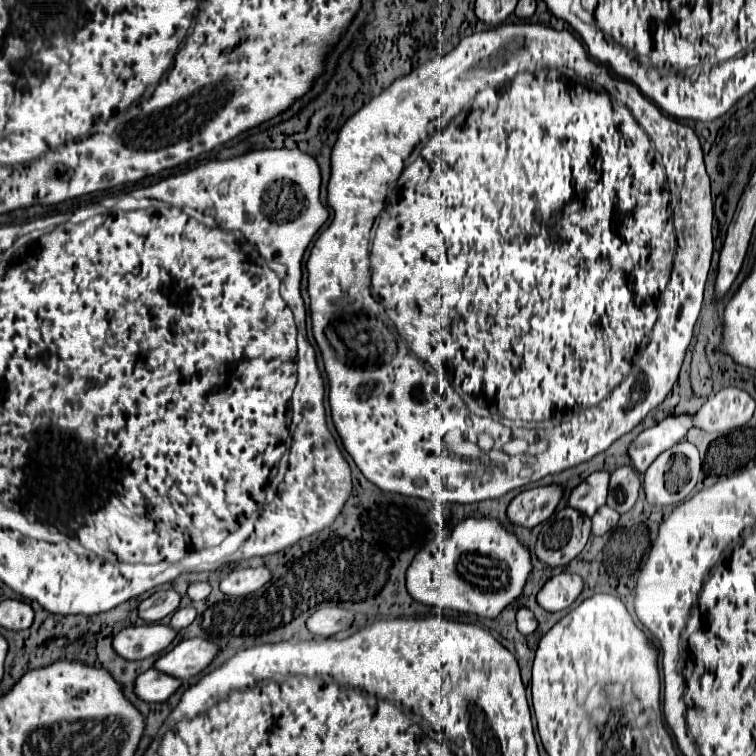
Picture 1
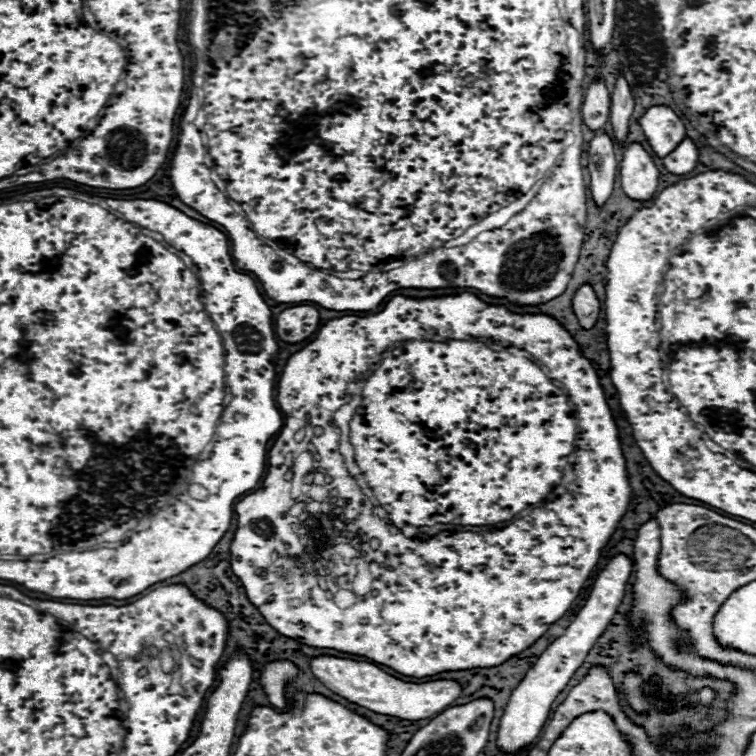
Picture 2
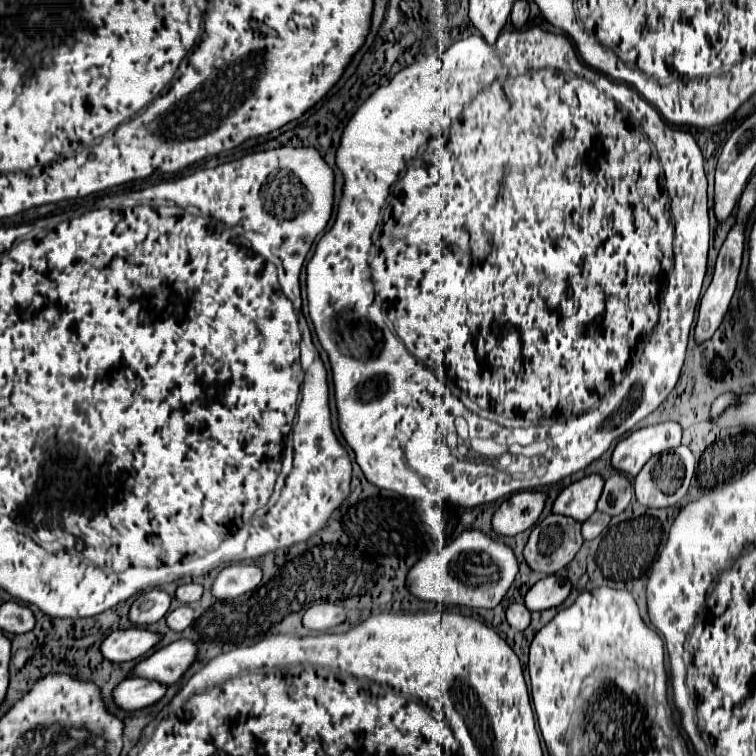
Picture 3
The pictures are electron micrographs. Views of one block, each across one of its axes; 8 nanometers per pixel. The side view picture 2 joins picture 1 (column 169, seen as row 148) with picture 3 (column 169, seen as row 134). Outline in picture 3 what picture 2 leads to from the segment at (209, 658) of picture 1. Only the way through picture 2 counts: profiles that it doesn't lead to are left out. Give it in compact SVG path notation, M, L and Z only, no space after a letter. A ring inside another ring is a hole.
M176 640L152 656L136 664L132 676L142 676L148 680L158 680L162 684L174 684L196 660L198 648L192 640Z

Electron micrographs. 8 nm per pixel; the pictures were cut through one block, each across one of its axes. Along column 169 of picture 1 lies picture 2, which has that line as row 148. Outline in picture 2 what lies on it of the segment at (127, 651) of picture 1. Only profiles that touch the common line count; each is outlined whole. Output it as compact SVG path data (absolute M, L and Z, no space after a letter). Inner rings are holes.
M632 142L620 160L620 184L622 190L634 200L650 200L658 186L658 166L652 154L638 142Z

